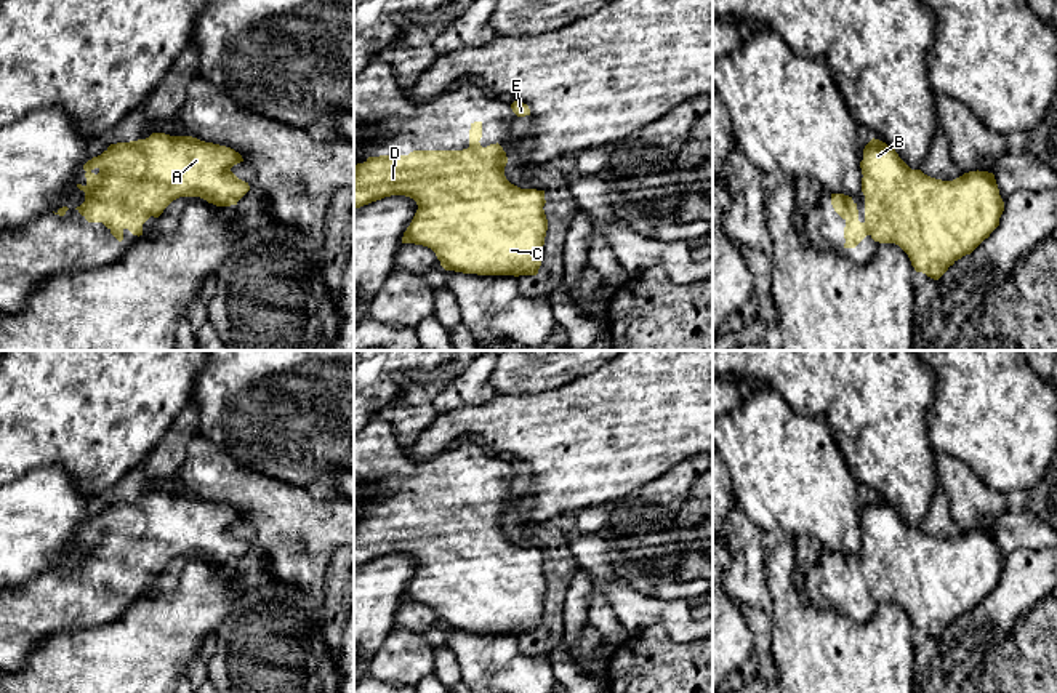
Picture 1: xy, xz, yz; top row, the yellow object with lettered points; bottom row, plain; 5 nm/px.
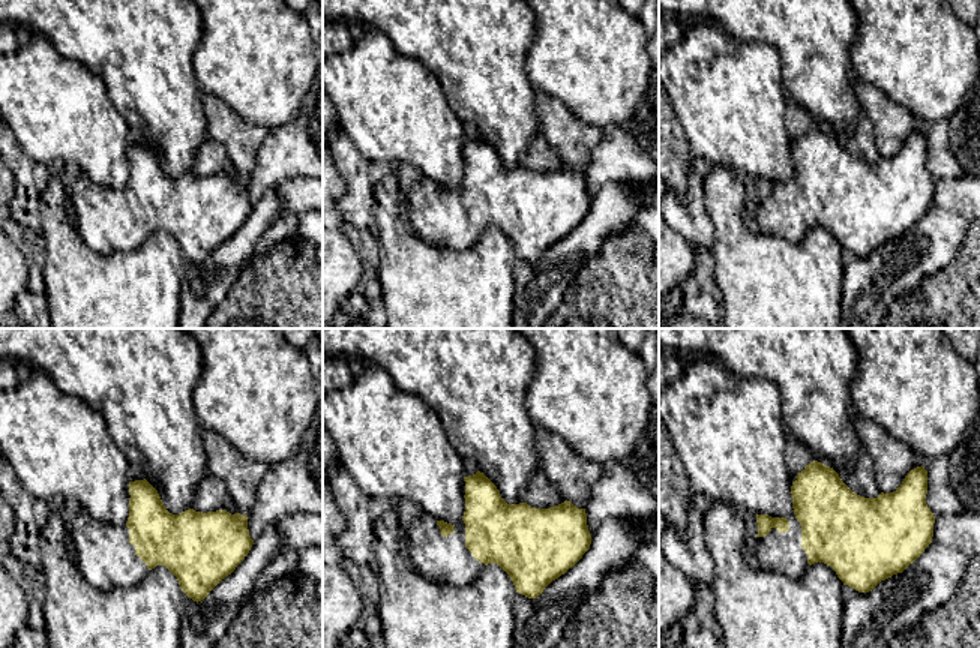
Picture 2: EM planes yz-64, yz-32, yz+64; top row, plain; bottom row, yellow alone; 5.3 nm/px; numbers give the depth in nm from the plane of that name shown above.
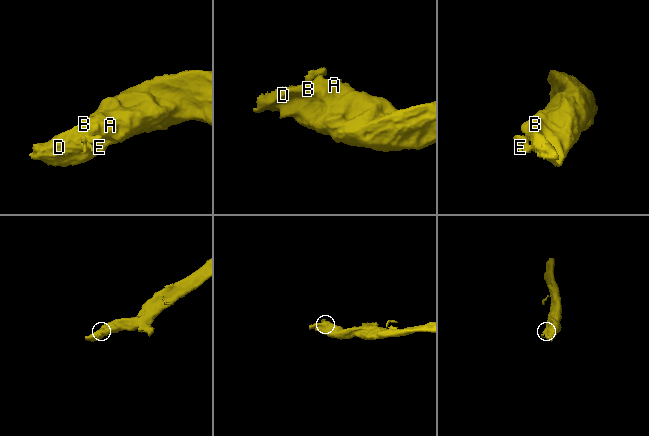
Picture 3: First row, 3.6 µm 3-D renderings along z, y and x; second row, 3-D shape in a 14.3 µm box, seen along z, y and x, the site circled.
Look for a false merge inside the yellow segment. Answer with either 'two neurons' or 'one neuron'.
two neurons

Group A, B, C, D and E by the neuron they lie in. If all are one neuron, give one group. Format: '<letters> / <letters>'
A B C D / E

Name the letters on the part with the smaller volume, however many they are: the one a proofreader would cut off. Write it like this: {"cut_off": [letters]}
{"cut_off": ["E"]}

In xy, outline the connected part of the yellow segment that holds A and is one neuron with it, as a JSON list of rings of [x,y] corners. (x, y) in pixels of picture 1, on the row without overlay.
[[[152,491],[146,498],[130,499],[130,501],[117,501],[111,503],[101,514],[93,515],[83,523],[86,543],[77,543],[80,549],[85,551],[85,560],[77,565],[75,568],[88,579],[88,581],[102,581],[107,587],[128,587],[133,594],[143,594],[143,583],[151,576],[159,576],[163,568],[176,557],[179,555],[200,555],[207,559],[208,562],[213,562],[216,565],[231,565],[237,563],[237,560],[250,549],[248,541],[239,538],[231,527],[237,522],[243,520],[242,514],[235,511],[231,506],[205,501],[192,495],[170,495],[165,491]]]

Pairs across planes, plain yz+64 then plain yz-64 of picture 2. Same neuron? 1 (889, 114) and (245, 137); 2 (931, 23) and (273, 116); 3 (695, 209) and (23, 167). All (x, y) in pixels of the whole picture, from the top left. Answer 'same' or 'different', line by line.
1: same
2: same
3: same

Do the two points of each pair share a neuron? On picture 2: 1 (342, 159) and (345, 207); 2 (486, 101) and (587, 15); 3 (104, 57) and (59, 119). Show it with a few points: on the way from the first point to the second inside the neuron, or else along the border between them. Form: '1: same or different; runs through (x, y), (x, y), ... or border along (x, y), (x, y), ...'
1: same; runs through (354, 171), (354, 195)
2: different; border along (535, 32), (526, 71), (536, 89)
3: different; border along (62, 54), (93, 71), (113, 101)

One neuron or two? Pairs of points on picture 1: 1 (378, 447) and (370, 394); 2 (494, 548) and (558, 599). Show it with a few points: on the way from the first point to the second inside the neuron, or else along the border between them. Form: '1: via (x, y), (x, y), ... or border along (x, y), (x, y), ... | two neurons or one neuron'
1: border along (377, 412), (370, 420) | two neurons
2: border along (546, 560), (543, 565), (546, 594), (538, 626) | two neurons

